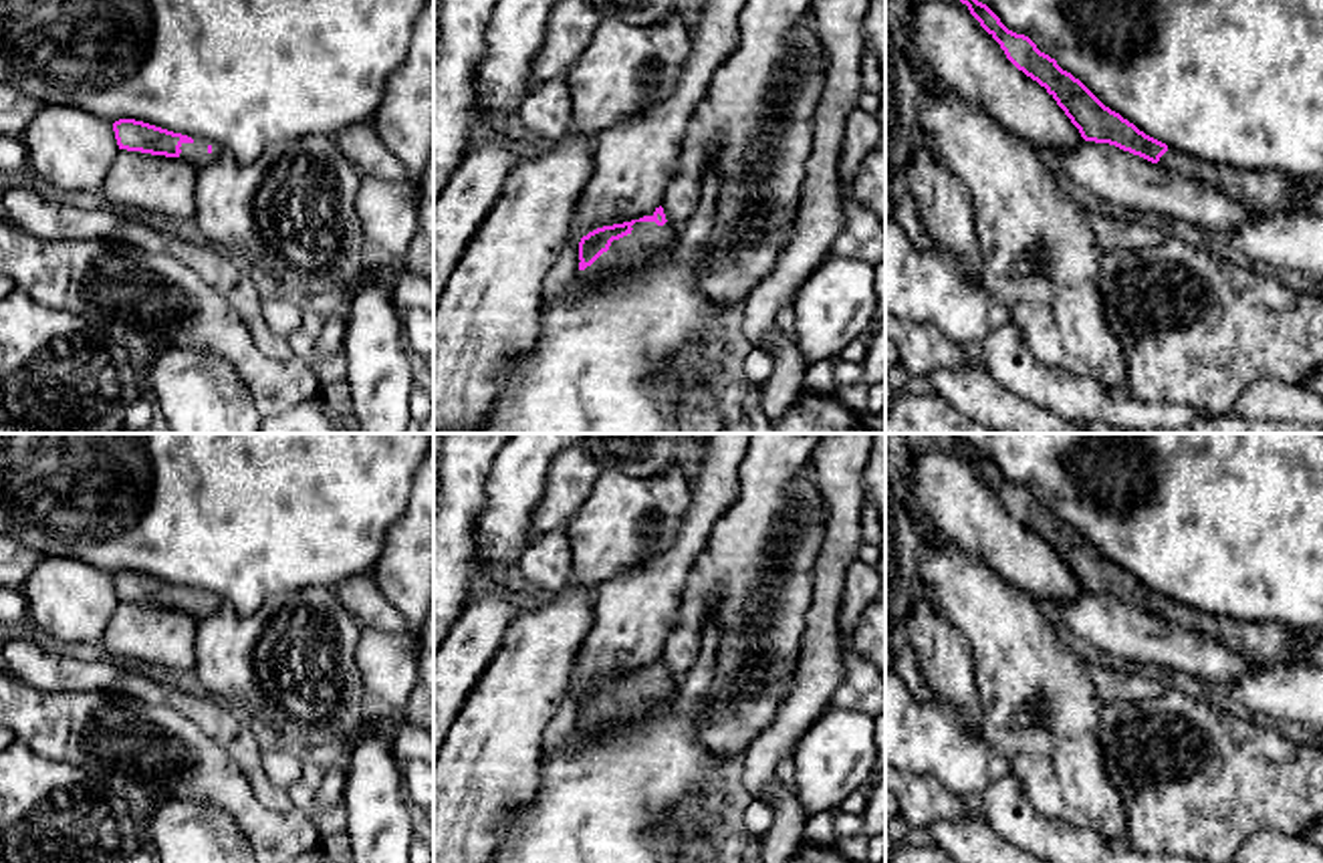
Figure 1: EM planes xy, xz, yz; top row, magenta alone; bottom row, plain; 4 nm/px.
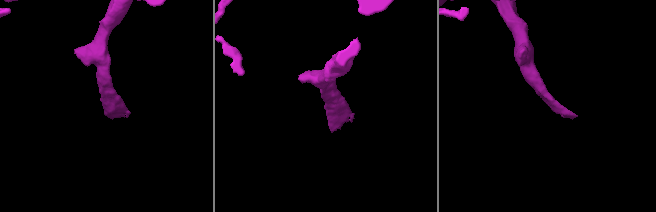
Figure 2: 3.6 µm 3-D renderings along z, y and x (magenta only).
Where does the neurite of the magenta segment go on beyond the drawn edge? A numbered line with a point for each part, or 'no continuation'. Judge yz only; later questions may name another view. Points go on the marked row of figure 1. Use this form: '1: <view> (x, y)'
1: yz (1269, 190)

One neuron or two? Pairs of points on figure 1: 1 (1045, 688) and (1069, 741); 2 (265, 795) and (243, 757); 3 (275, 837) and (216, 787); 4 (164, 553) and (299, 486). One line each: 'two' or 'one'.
1: one
2: one
3: one
4: one

